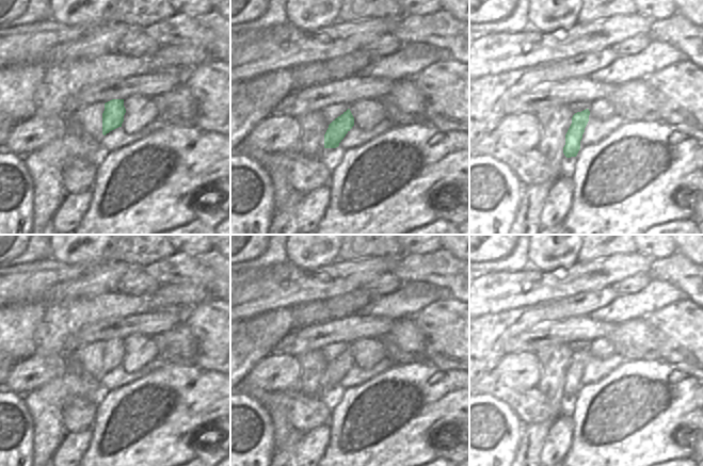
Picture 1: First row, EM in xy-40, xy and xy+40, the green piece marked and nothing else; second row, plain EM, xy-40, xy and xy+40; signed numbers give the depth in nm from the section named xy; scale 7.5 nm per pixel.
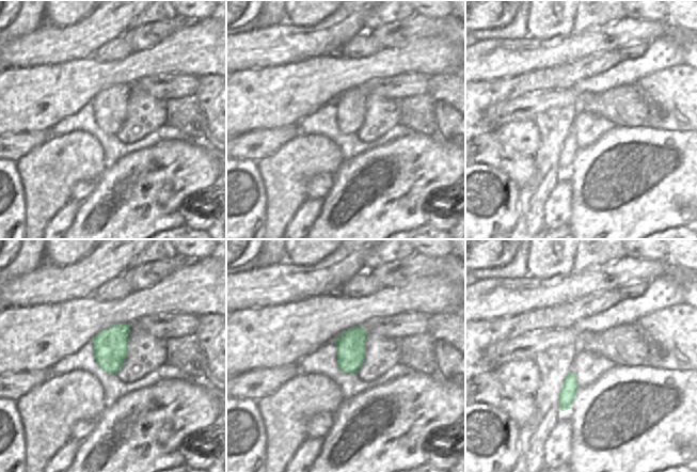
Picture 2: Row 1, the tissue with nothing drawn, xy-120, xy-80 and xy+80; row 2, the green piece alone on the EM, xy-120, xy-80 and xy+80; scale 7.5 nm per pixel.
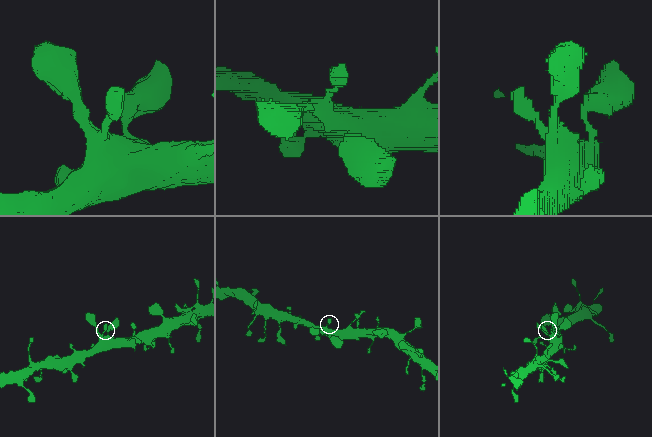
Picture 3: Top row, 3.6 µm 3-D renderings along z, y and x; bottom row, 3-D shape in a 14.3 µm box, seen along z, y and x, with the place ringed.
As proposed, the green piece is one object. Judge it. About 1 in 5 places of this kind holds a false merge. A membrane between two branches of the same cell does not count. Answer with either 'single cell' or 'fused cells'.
single cell

